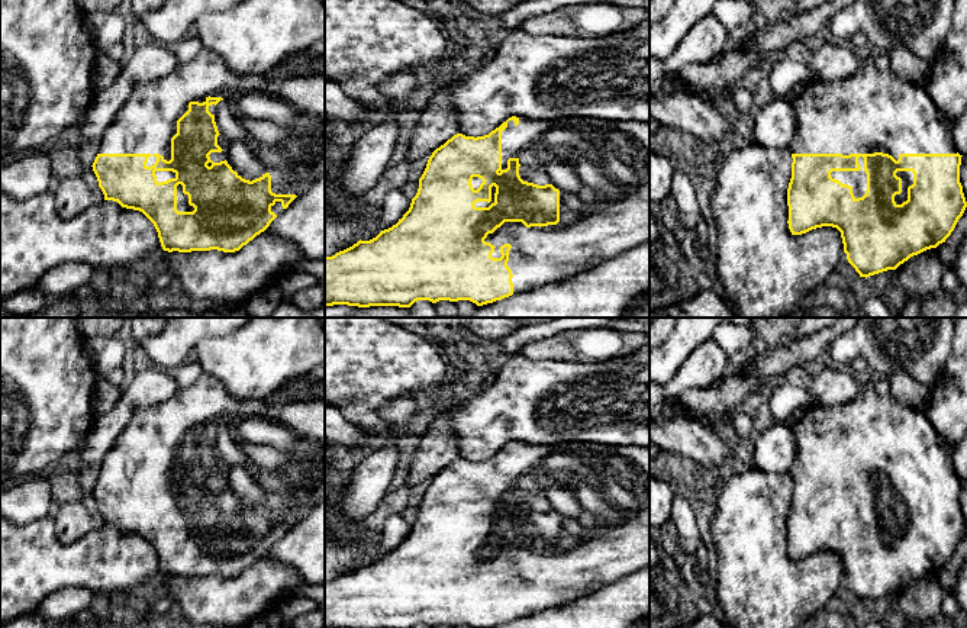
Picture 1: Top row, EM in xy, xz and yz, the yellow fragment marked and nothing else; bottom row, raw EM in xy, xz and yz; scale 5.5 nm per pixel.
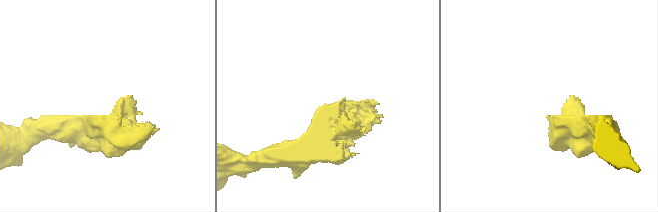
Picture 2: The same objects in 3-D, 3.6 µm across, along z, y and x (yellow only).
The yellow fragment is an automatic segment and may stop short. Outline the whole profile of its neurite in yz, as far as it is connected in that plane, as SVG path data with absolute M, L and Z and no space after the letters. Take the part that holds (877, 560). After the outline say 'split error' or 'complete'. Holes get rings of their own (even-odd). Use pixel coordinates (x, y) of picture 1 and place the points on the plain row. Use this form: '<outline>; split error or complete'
M866 379L860 394L848 403L822 406L818 402L810 400L803 416L792 426L792 431L796 438L796 457L789 470L793 487L792 503L787 513L787 548L792 560L802 560L822 551L837 553L841 557L848 587L855 593L860 602L866 603L887 595L896 595L910 582L937 573L939 569L945 567L967 532L963 511L960 508L963 480L957 477L951 454L941 444L939 435L932 426L926 410L902 405L890 393L886 396L879 394L874 389L874 383L870 379Z; split error

